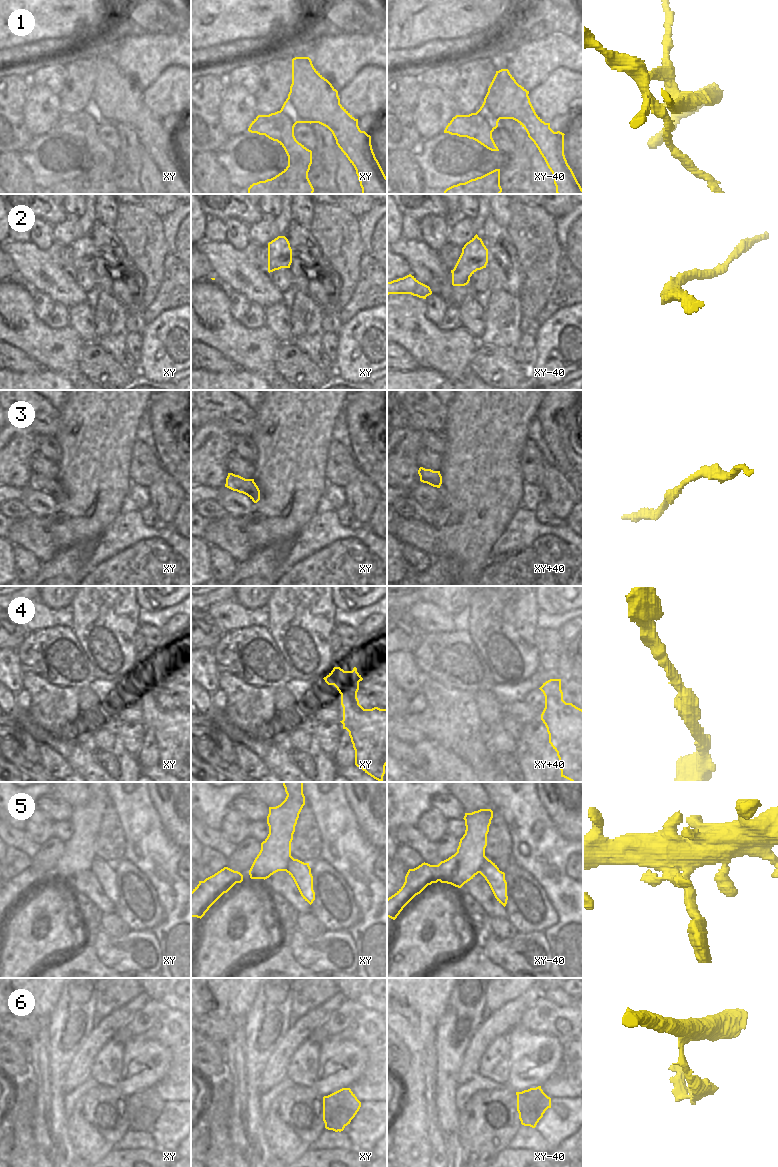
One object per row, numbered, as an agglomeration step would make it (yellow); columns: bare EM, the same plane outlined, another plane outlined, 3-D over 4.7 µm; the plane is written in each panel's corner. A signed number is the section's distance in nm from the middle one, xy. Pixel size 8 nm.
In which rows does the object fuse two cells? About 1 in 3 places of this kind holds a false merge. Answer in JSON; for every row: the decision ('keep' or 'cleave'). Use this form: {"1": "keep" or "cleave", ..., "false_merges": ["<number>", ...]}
{"1": "cleave", "2": "keep", "3": "keep", "4": "keep", "5": "keep", "6": "cleave", "false_merges": ["1", "6"]}

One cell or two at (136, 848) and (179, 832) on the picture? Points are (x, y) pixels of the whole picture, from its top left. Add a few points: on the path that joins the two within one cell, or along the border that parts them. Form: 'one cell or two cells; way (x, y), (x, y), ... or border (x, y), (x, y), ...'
two cells; border (158, 814), (162, 829), (168, 838), (180, 848)

